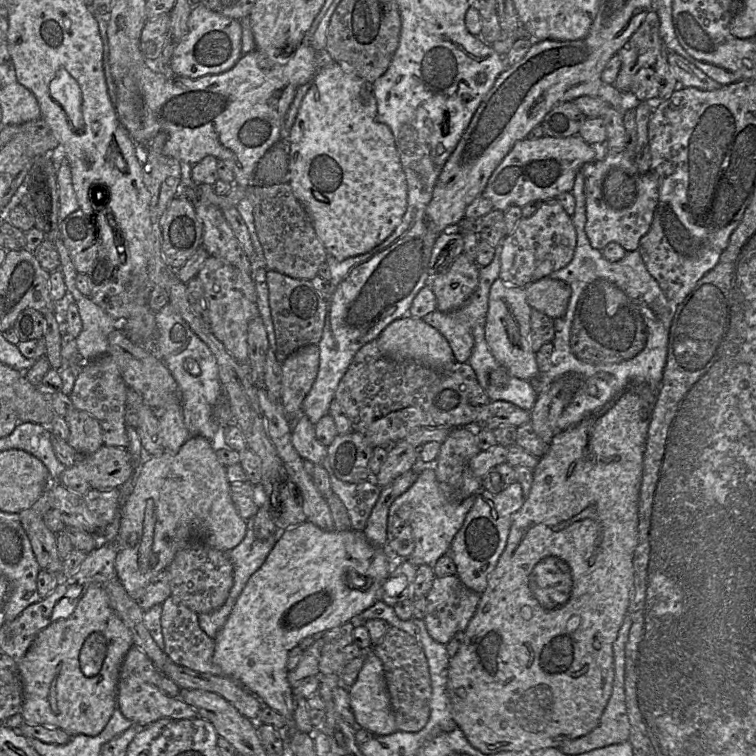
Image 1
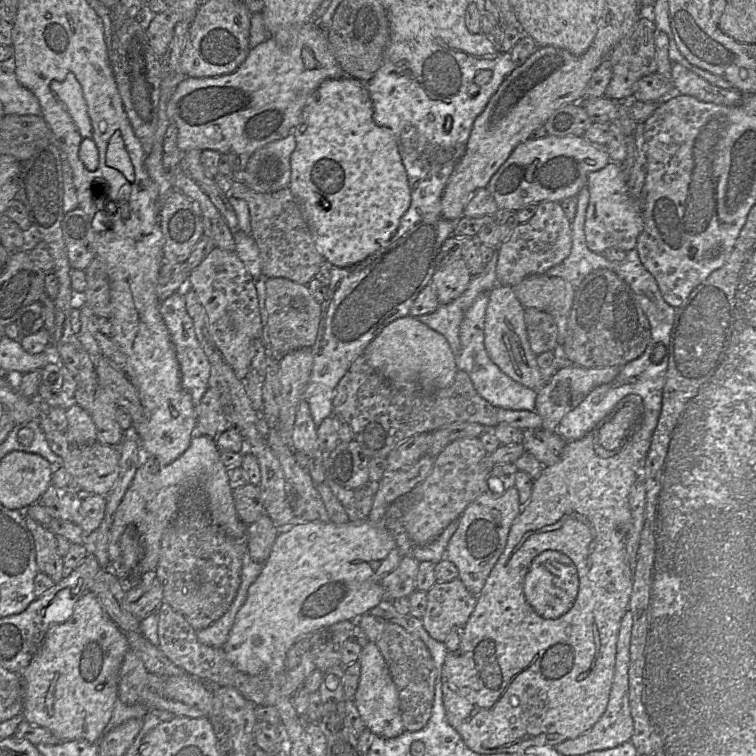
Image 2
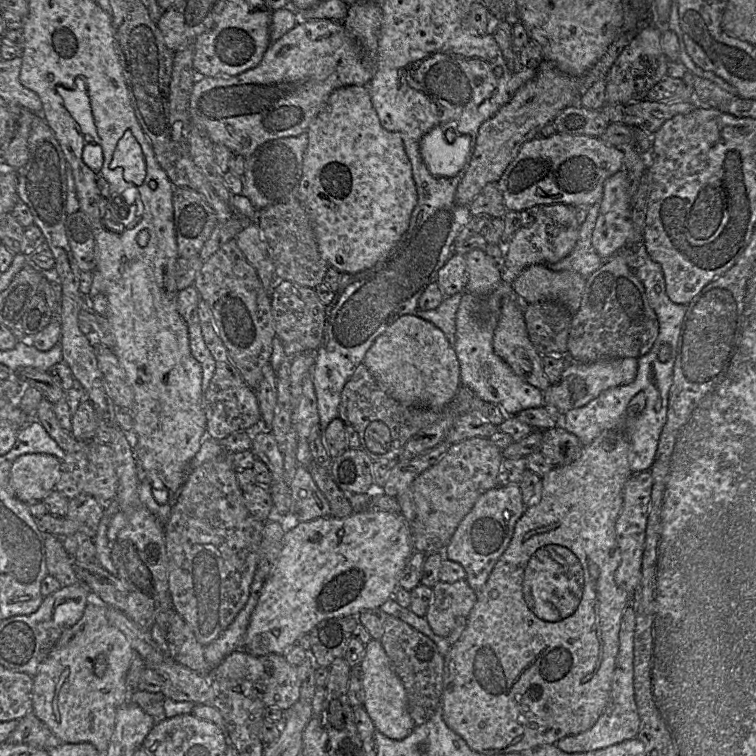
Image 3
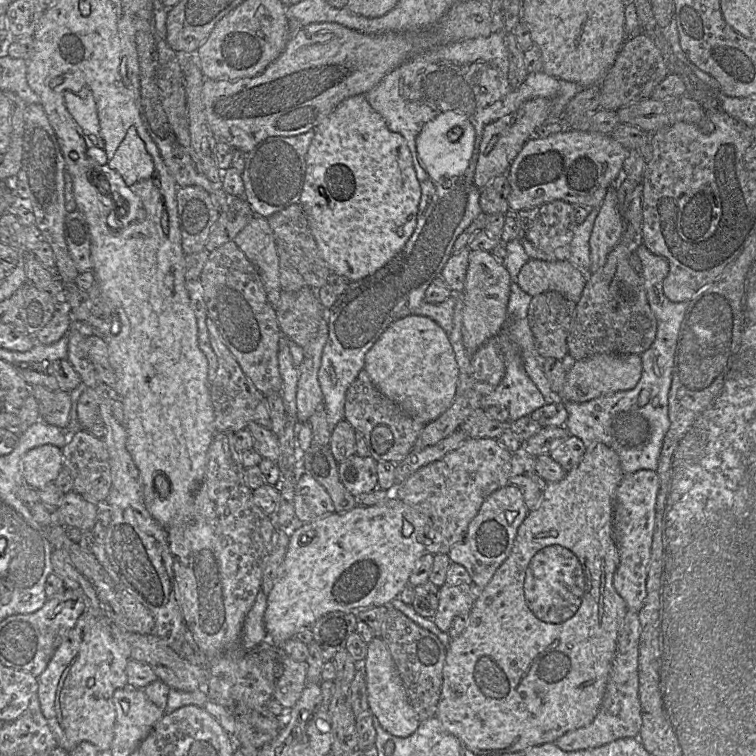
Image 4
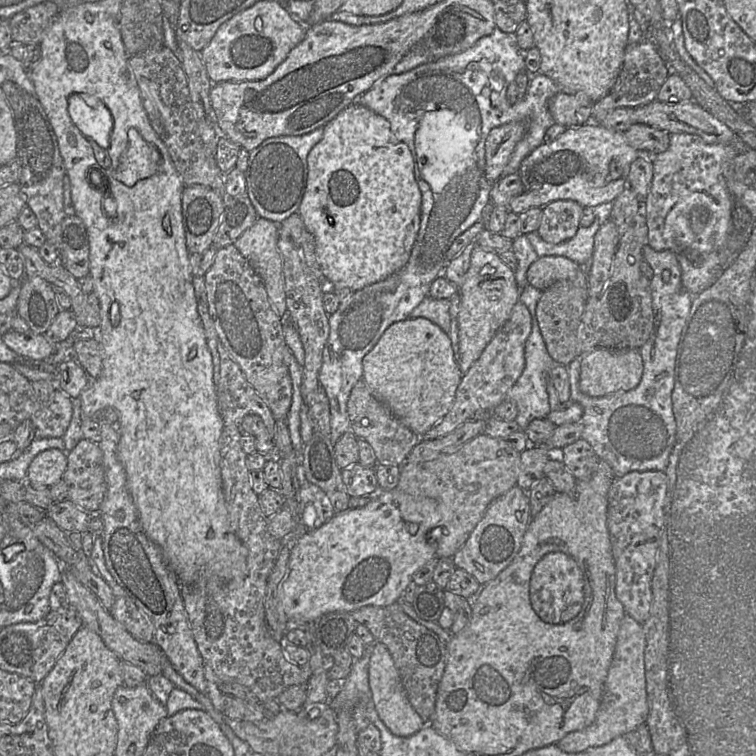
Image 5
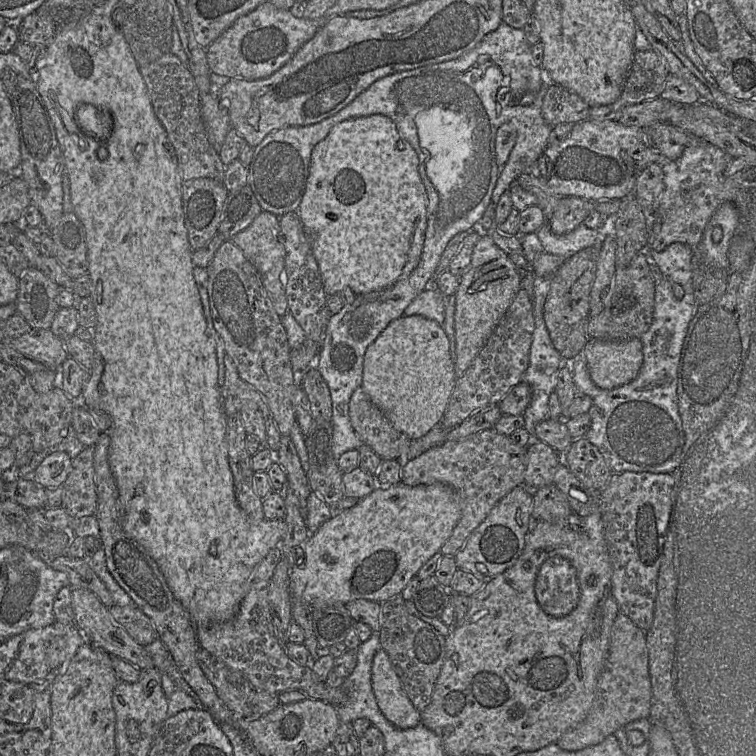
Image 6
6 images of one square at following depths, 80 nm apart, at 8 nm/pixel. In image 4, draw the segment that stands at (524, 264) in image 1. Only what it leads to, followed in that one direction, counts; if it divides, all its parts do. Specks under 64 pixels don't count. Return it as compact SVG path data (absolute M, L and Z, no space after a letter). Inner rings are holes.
M562 200L541 205L535 224L523 236L544 252L552 252L569 244L578 226L575 207Z

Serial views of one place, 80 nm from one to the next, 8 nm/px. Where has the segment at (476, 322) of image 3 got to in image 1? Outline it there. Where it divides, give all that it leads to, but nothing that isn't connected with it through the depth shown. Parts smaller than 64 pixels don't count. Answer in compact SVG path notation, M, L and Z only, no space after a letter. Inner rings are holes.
M480 319L473 330L474 346L467 363L476 374L479 385L489 399L509 402L523 410L531 411L539 388L534 382L512 377L492 355L485 340L485 319Z

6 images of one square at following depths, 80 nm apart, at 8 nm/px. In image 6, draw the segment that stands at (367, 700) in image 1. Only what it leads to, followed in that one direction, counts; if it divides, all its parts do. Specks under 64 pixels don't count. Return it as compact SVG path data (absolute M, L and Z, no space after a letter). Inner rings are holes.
M382 648L373 658L371 682L381 712L394 726L405 730L421 723L421 712L409 700L387 653Z

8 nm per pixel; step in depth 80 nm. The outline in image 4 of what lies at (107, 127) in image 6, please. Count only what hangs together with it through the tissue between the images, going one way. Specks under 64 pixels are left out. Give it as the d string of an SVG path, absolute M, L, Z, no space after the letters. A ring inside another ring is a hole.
M87 87L79 92L65 91L65 106L75 122L80 126L90 141L104 149L104 142L100 136L99 118L95 99Z

